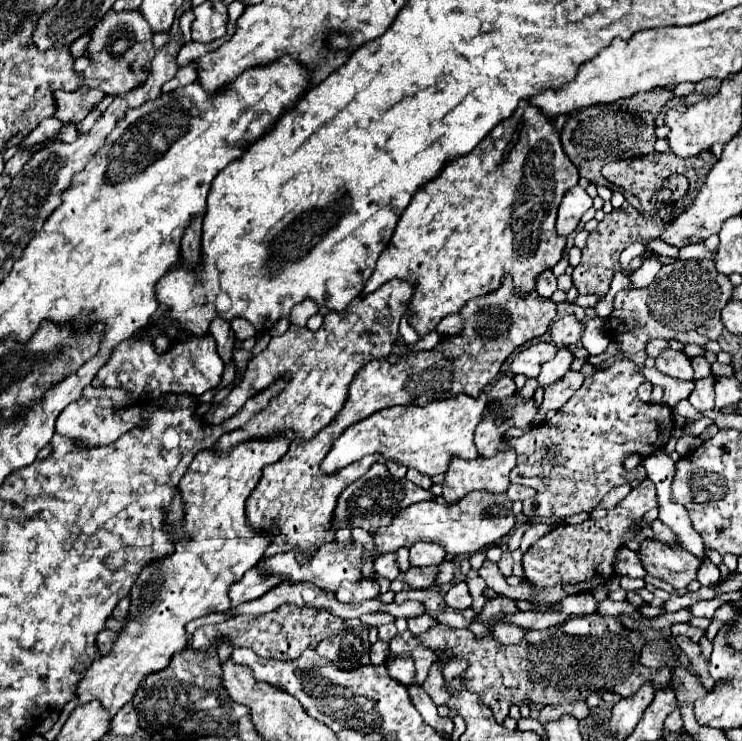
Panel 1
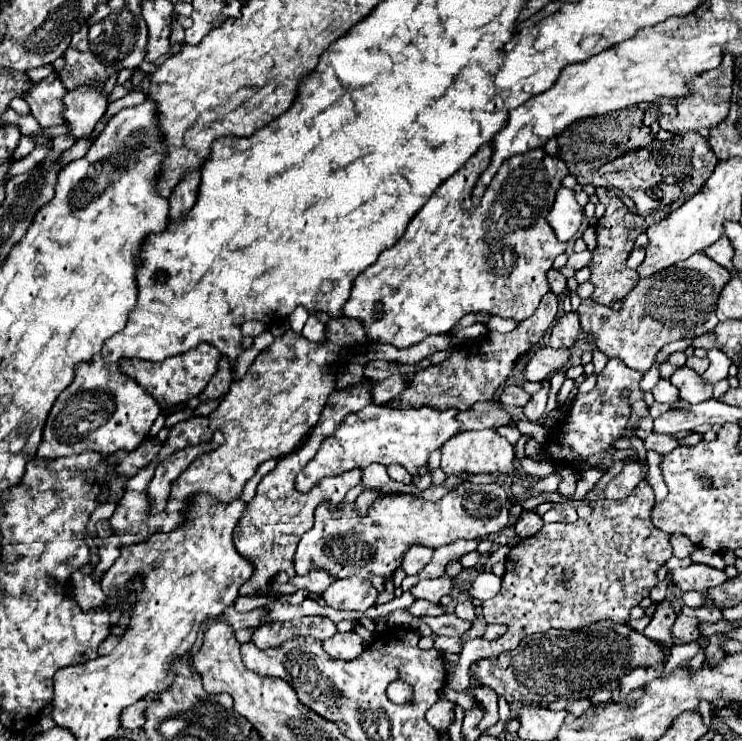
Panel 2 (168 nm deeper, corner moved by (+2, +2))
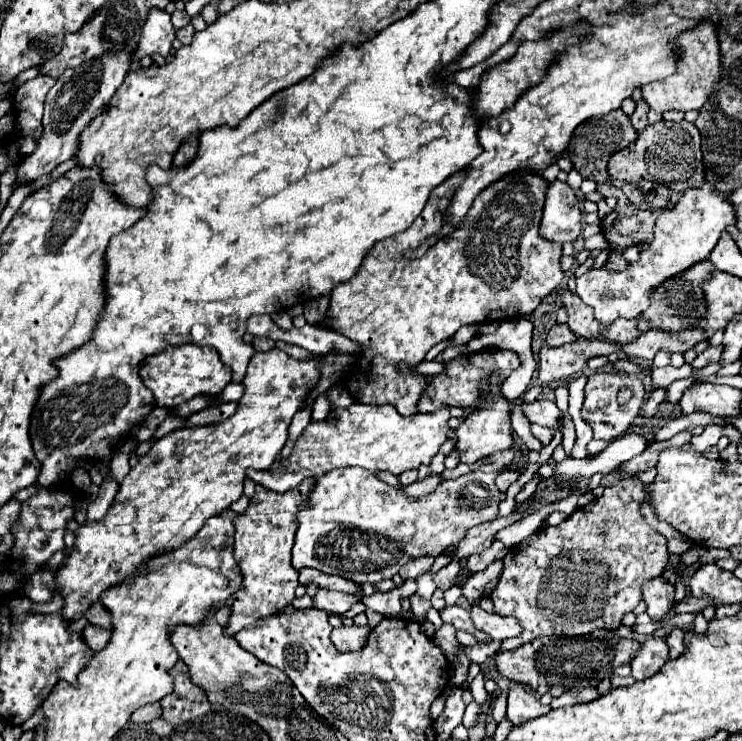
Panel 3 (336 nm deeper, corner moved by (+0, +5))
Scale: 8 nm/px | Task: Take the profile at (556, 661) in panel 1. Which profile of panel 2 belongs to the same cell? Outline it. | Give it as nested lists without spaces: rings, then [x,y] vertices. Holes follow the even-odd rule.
[[[601,621],[581,631],[553,629],[537,637],[527,637],[515,651],[475,663],[475,679],[479,685],[503,695],[509,703],[551,703],[557,699],[591,697],[601,687],[613,691],[619,687],[619,679],[631,669],[657,665],[663,657],[663,649],[655,641],[633,631],[629,625]]]

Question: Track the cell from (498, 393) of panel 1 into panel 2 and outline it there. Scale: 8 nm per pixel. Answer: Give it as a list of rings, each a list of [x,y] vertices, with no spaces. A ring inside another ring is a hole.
[[[505,387],[499,395],[499,401],[505,403],[505,405],[515,405],[515,407],[525,407],[529,401],[531,401],[531,395],[525,393],[521,387]]]

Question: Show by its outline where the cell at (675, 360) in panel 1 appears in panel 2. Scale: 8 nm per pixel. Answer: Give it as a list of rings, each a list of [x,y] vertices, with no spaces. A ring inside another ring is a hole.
[[[679,367],[671,375],[671,383],[679,389],[679,401],[701,403],[713,399],[713,385],[707,385],[701,375],[691,371],[689,367]]]

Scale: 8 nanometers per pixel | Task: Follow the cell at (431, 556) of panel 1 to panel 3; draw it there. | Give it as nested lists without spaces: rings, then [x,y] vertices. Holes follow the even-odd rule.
[[[419,556],[419,558],[413,558],[411,562],[407,562],[405,566],[401,566],[401,570],[399,570],[399,576],[403,578],[403,580],[409,580],[409,578],[417,578],[417,576],[421,576],[421,574],[425,574],[431,566],[433,566],[433,562],[435,562],[435,558],[433,556]]]

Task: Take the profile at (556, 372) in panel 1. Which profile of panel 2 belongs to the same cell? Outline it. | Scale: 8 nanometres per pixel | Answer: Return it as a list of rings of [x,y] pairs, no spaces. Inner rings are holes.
[[[543,381],[541,383],[541,389],[533,395],[531,403],[523,409],[525,417],[529,423],[541,423],[541,417],[543,417],[543,411],[545,411],[545,403],[547,403],[547,391],[549,391],[549,381]]]

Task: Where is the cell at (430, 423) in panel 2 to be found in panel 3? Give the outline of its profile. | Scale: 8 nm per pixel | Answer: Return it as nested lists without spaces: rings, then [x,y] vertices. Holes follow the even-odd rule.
[[[351,404],[349,408],[337,408],[337,422],[311,422],[301,438],[297,440],[293,454],[289,460],[283,462],[283,468],[277,472],[267,470],[257,474],[257,470],[249,470],[249,478],[265,488],[273,488],[275,492],[285,492],[295,488],[303,478],[321,476],[329,470],[343,468],[343,466],[361,466],[365,470],[389,470],[395,476],[403,474],[405,470],[419,468],[419,464],[429,464],[431,458],[437,454],[439,446],[449,438],[449,406],[433,412],[433,414],[413,414],[401,416],[395,406],[383,404]]]

